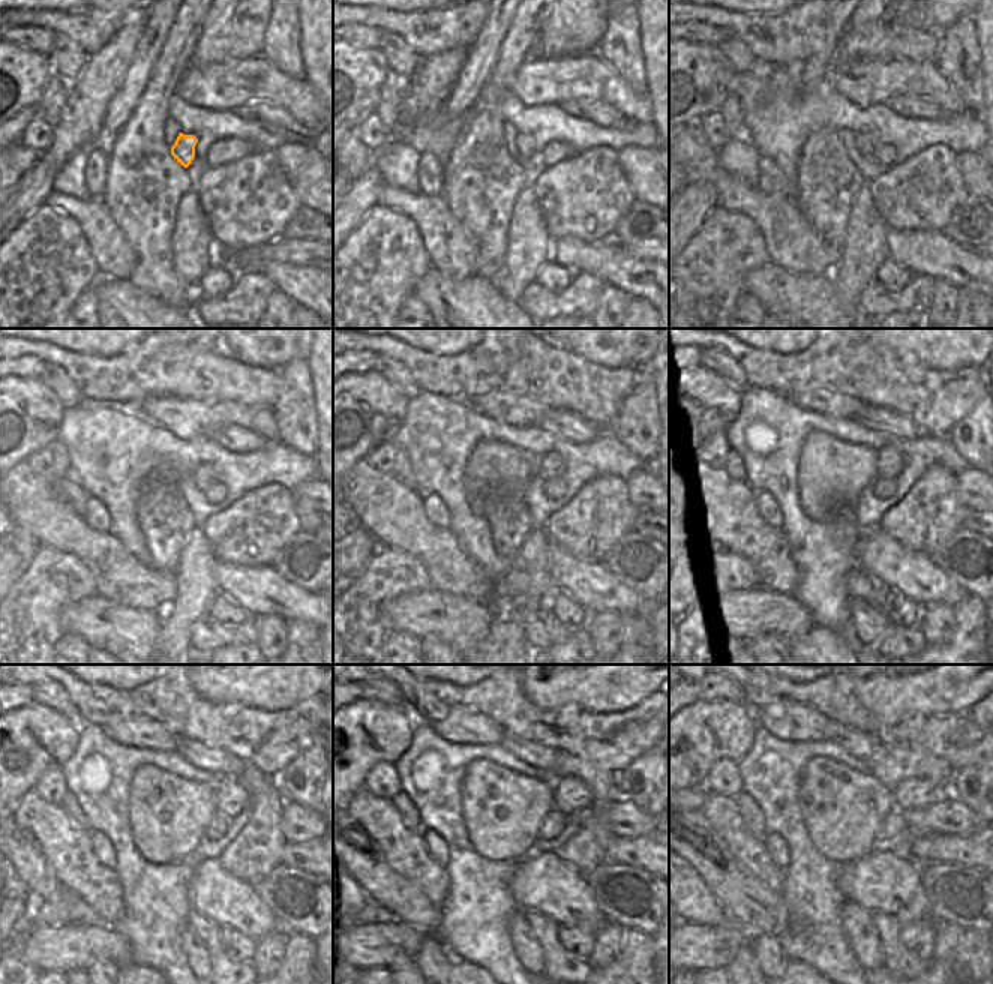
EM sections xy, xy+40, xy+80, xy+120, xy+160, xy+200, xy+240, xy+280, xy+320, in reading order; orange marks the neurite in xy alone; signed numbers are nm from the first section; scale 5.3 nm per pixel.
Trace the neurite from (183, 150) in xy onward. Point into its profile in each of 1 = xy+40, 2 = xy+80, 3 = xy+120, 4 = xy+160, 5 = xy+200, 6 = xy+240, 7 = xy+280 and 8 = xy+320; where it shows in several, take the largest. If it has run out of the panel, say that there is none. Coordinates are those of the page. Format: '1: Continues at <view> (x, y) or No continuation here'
1: Continues at xy+40 (524, 143)
2: Continues at xy+80 (863, 143)
3: Continues at xy+120 (201, 476)
4: Continues at xy+160 (551, 465)
5: Continues at xy+200 (888, 462)
6: Continues at xy+240 (231, 795)
7: Continues at xy+280 (570, 795)
8: Continues at xy+320 (911, 794).

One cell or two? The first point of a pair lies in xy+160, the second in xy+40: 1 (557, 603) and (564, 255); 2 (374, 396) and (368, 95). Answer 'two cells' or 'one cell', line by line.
1: two cells
2: one cell

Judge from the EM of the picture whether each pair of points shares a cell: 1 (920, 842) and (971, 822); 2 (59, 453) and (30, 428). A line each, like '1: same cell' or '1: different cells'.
1: different cells
2: different cells

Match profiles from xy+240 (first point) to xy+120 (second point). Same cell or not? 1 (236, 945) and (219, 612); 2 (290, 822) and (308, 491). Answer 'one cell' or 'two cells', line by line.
1: one cell
2: one cell

